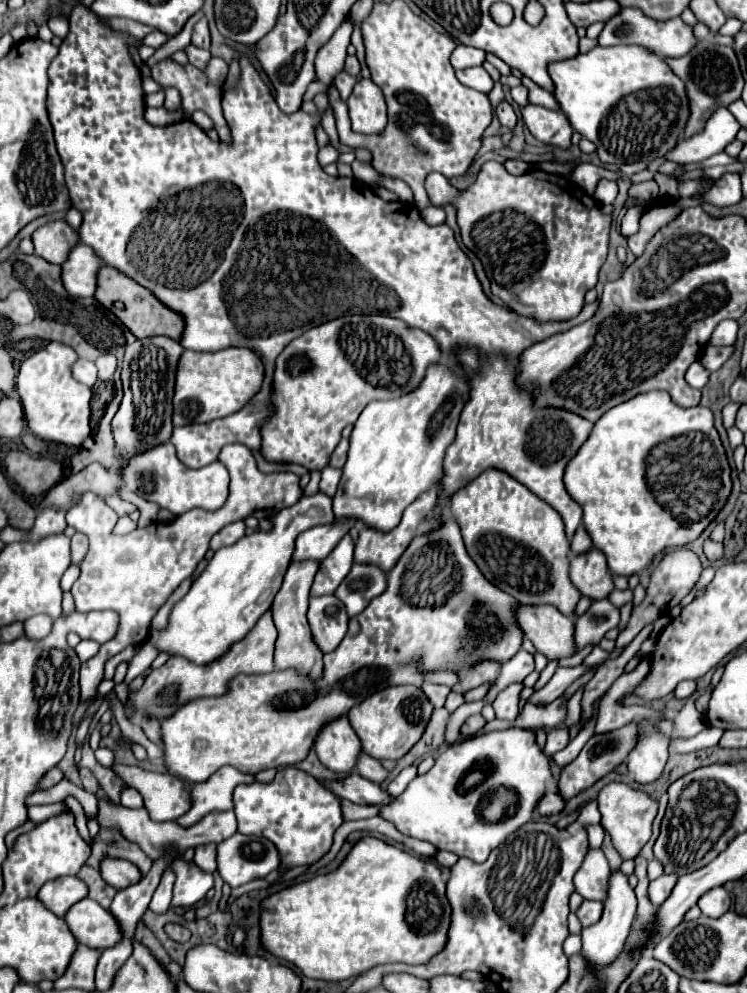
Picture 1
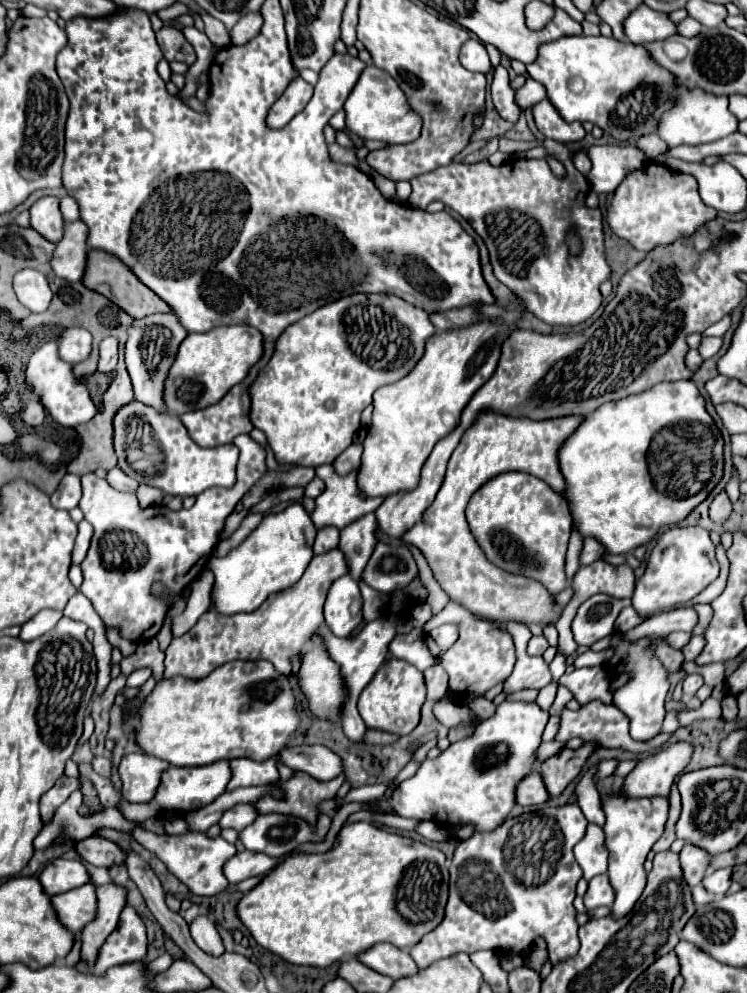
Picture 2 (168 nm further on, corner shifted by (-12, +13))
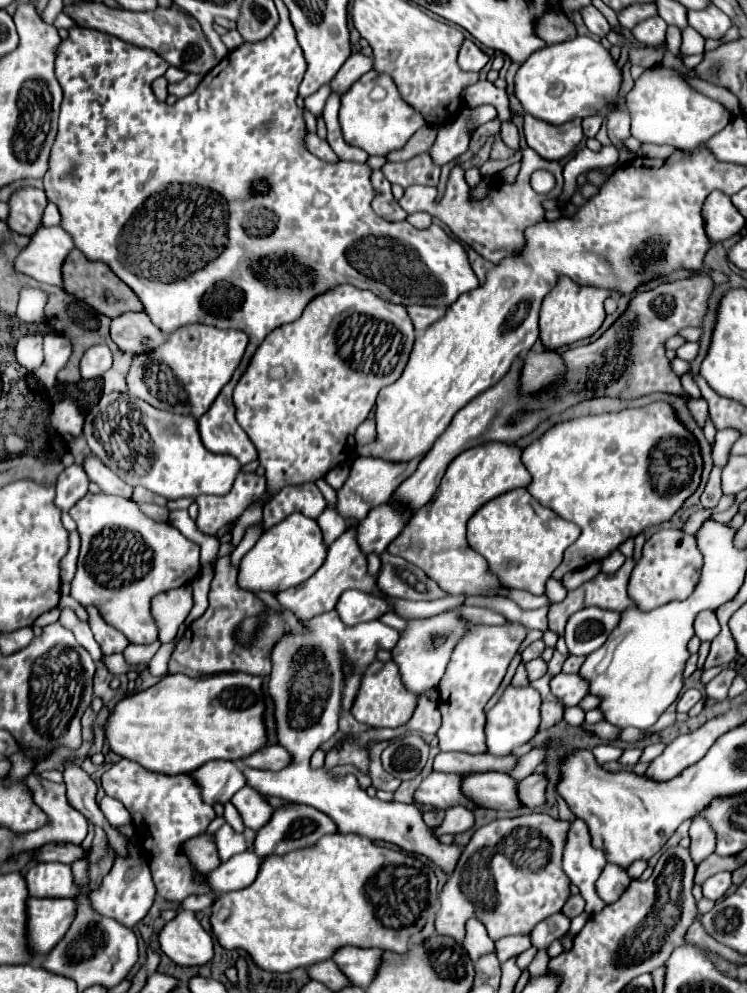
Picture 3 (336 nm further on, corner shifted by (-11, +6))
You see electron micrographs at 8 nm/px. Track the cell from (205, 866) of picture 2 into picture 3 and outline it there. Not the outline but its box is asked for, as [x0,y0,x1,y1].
[216,823,248,861]

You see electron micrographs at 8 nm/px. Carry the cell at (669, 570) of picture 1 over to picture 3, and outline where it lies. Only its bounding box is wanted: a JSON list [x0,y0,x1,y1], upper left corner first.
[628,529,702,611]

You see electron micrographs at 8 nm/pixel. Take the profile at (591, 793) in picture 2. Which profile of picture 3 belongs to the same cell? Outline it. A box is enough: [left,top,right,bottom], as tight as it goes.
[592,743,624,765]

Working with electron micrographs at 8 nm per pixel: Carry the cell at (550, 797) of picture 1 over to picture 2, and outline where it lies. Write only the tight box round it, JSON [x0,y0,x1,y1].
[517,772,551,806]

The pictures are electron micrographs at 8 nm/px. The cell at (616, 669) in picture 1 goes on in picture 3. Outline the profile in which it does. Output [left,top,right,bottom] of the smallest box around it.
[508,749,544,781]

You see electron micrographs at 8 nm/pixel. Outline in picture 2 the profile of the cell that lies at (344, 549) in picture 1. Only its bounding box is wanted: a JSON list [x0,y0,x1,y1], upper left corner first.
[339,514,377,580]

